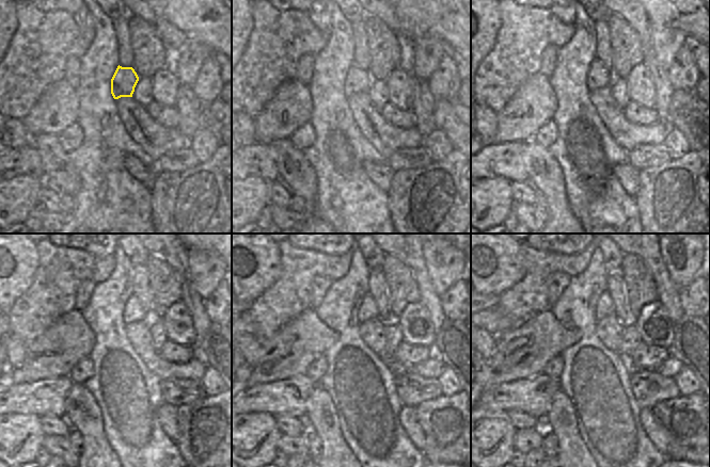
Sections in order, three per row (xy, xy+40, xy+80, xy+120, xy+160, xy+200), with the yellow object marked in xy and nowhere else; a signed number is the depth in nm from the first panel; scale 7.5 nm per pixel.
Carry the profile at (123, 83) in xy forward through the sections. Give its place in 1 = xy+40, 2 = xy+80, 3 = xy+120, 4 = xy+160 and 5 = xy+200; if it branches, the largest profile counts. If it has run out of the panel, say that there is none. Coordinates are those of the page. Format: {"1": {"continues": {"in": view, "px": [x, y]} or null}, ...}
{"1": {"continues": {"in": "xy+40", "px": [358, 80]}}, "2": {"continues": {"in": "xy+80", "px": [598, 77]}}, "3": {"continues": {"in": "xy+120", "px": [132, 311]}}, "4": {"continues": {"in": "xy+160", "px": [367, 309]}}, "5": {"continues": {"in": "xy+200", "px": [605, 306]}}}

